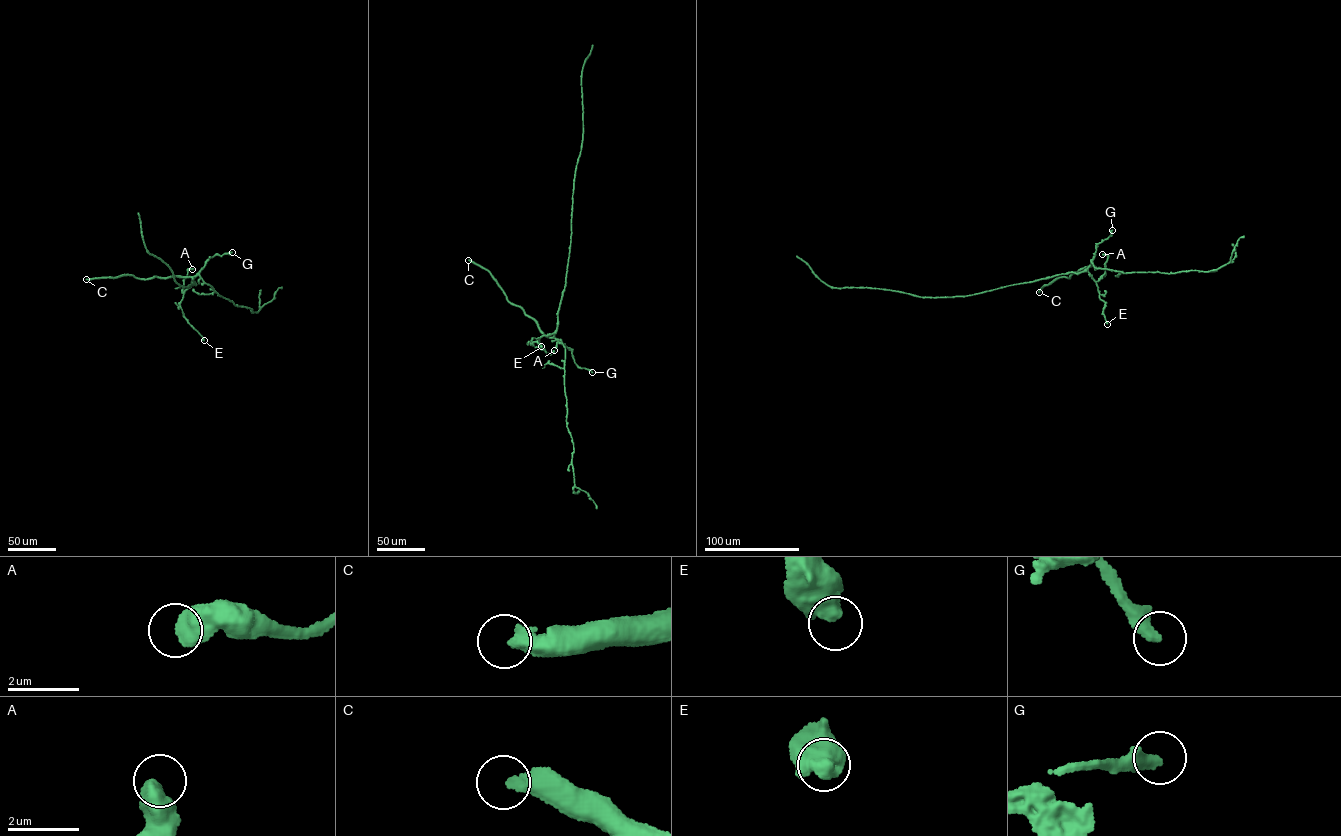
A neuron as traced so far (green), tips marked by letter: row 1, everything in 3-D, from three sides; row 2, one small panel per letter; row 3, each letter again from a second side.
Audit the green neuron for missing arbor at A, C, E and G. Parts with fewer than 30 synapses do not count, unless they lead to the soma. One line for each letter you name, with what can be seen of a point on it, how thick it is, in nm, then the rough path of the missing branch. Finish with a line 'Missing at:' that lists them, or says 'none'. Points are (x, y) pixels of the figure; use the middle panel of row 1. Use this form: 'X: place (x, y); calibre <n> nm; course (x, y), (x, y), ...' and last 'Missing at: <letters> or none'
Missing at: none

